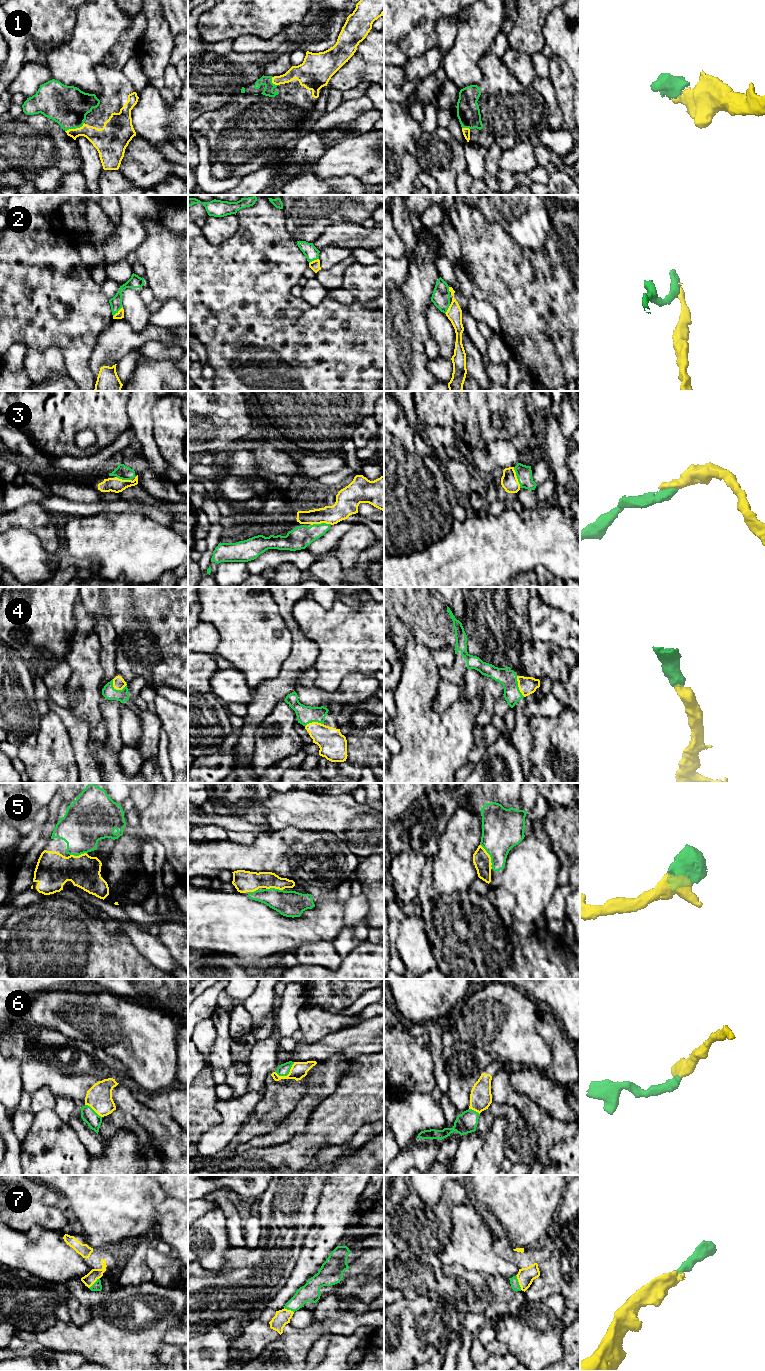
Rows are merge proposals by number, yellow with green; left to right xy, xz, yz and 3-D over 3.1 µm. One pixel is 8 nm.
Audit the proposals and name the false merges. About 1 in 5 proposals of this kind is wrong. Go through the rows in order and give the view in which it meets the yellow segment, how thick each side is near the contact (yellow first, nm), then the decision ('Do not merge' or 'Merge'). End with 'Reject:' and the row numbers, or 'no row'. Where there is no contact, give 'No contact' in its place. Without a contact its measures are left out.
1: Touches yellow in xy. Thickness 180 nm (yellow) against 320 nm. Merge
2: Touches yellow in xy. Thickness 60 nm (yellow) against 100 nm. Merge
3: Touches yellow in yz. Thickness 140 nm (yellow) against 130 nm. Merge
4: Touches yellow in xy. Thickness 100 nm (yellow) against 100 nm. Merge
5: Touches yellow in xy. Thickness 280 nm (yellow) against 360 nm. Merge
6: Touches yellow in xz. Thickness 130 nm (yellow) against 100 nm. Merge
7: Touches yellow in yz. Thickness 140 nm (yellow) against 70 nm. Merge
Reject: no row

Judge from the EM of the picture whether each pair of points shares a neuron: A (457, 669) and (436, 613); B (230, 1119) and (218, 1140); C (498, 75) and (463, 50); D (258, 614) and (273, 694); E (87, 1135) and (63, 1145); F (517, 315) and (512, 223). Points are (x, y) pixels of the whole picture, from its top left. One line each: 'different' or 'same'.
A: same
B: same
C: different
D: different
E: different
F: different

